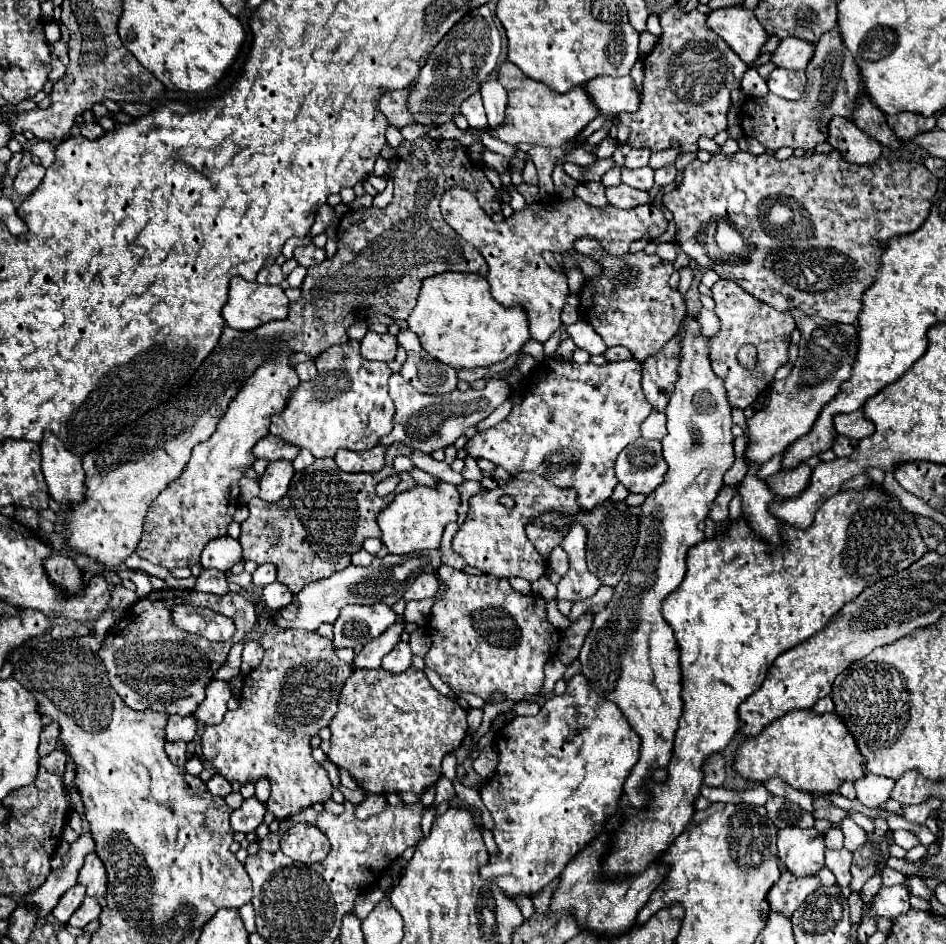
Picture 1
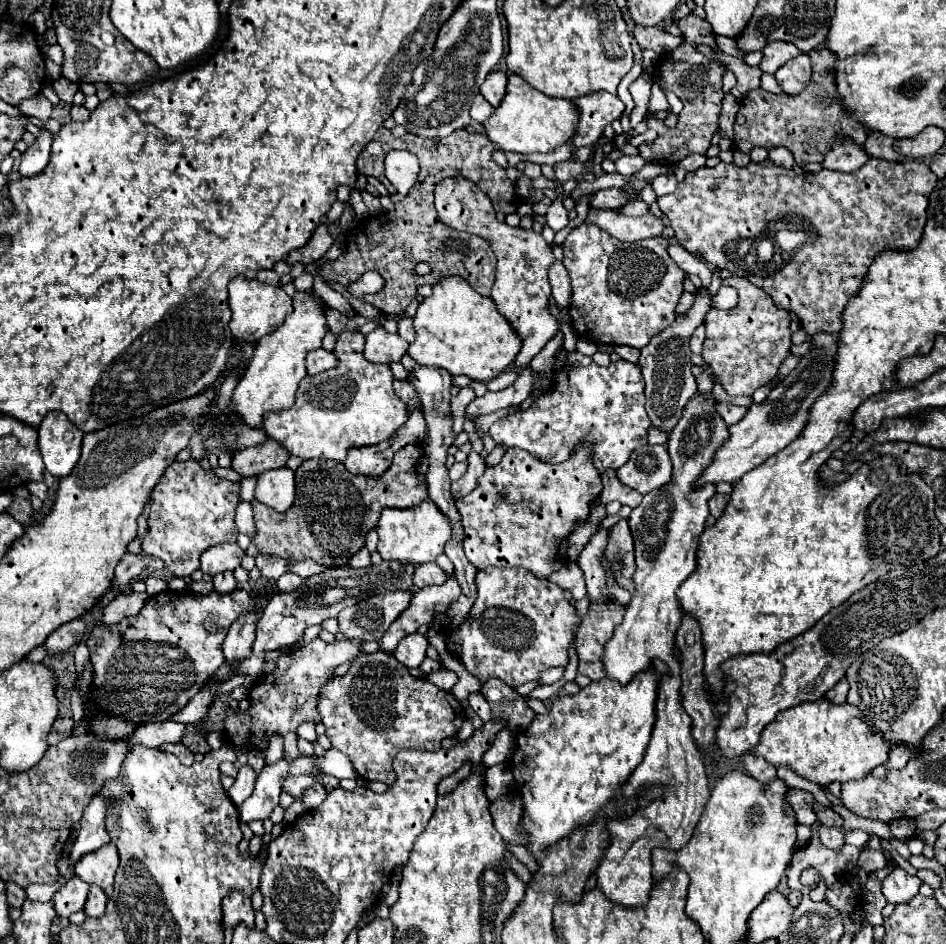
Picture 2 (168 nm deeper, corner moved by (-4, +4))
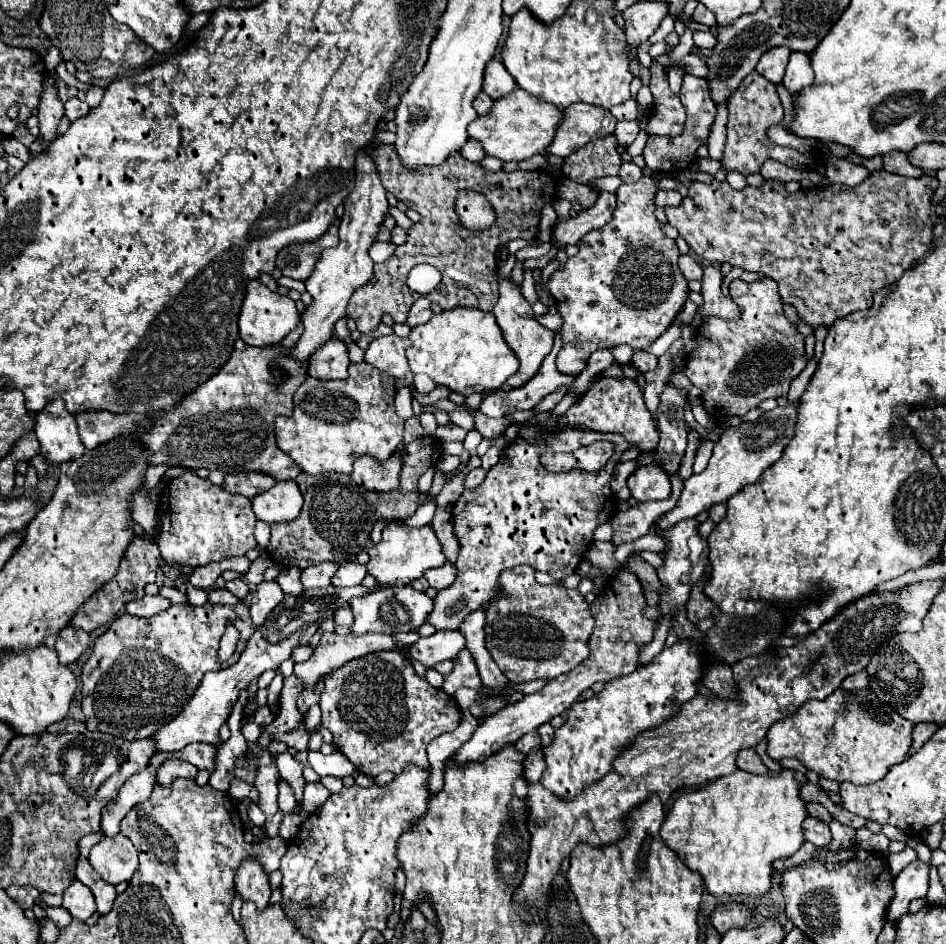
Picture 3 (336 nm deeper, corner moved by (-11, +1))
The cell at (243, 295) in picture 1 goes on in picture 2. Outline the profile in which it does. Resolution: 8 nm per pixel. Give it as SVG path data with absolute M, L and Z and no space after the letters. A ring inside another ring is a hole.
M236 276L228 284L228 306L232 310L232 320L230 320L230 330L236 338L242 338L246 342L256 342L262 336L274 332L288 314L292 314L292 298L280 288L280 286L270 286L262 284L258 280L248 280L244 276Z

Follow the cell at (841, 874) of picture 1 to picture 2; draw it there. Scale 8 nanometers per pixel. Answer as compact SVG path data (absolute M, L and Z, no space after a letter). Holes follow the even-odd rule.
M822 826L820 828L820 842L826 848L838 852L844 846L844 834L842 834L840 828L826 828L826 826Z

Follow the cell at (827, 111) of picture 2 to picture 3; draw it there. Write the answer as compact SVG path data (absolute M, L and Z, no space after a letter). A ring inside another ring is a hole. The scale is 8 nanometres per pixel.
M751 71L743 83L739 85L739 89L735 91L735 95L729 97L727 101L727 111L729 111L729 119L727 119L727 141L725 141L725 149L723 149L723 157L721 157L721 169L723 171L739 171L745 177L751 173L759 173L761 165L767 159L779 161L791 169L801 169L801 171L811 171L817 169L819 157L813 155L803 155L795 149L787 149L787 147L779 147L775 143L769 141L767 137L767 127L771 123L779 123L783 119L783 107L779 101L779 95L775 93L775 85L767 79L763 79L757 71Z

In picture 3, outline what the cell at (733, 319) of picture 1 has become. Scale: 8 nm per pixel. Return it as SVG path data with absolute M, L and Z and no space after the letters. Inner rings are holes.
M741 279L731 281L731 299L739 307L741 315L735 321L725 321L721 317L707 317L703 327L695 331L697 347L693 353L685 355L685 375L693 381L695 387L701 389L703 409L715 419L723 417L743 417L749 409L759 407L765 399L777 399L787 395L791 381L805 369L807 355L803 345L803 335L797 331L795 323L791 323L783 313L783 303L777 291L777 283L773 279L763 279L757 283L745 283Z

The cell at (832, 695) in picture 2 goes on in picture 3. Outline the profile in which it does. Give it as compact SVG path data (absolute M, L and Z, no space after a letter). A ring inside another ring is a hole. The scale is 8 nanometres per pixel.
M863 669L863 671L857 671L857 673L849 675L849 677L841 683L841 687L847 689L847 691L857 691L857 689L867 687L867 683L869 683L869 673Z

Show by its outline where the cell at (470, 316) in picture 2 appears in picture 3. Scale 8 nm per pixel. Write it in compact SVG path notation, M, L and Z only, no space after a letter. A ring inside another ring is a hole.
M467 307L433 315L429 323L411 329L409 341L409 371L415 375L425 373L433 379L435 385L445 385L453 393L465 397L471 393L487 395L501 389L507 377L511 377L519 365L519 361L511 357L511 349L507 347L507 343L503 343L503 335L499 331L499 325L495 323L495 315Z

